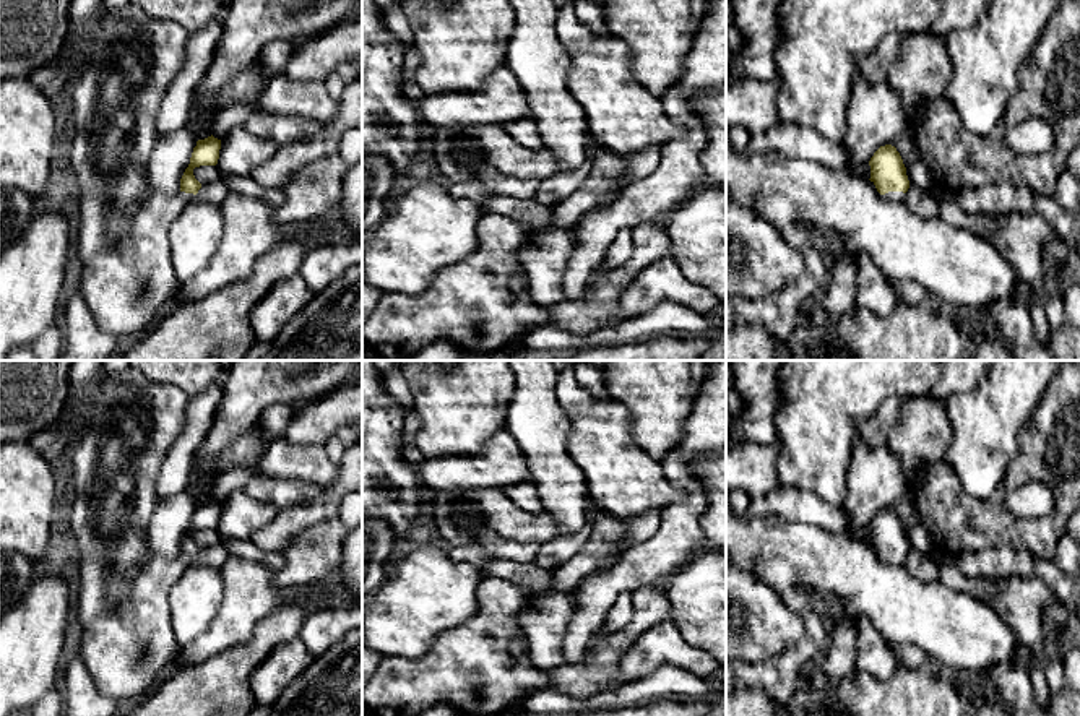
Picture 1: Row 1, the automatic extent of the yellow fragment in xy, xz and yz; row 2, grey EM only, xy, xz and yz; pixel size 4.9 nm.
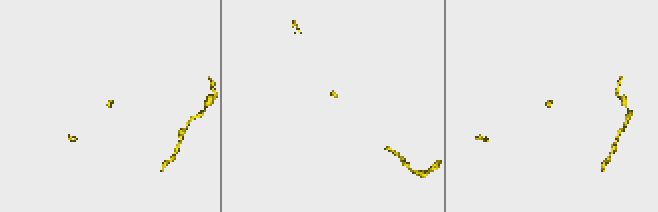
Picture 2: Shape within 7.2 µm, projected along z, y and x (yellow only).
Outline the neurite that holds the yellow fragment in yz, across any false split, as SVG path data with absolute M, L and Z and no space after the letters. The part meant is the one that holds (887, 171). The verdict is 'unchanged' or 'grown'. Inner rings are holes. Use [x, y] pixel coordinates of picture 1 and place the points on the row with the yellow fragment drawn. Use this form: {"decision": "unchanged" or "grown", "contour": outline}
{"decision": "grown", "contour": "M880 146L869 161L870 182L888 201L903 203L909 188L906 167L895 146Z"}

